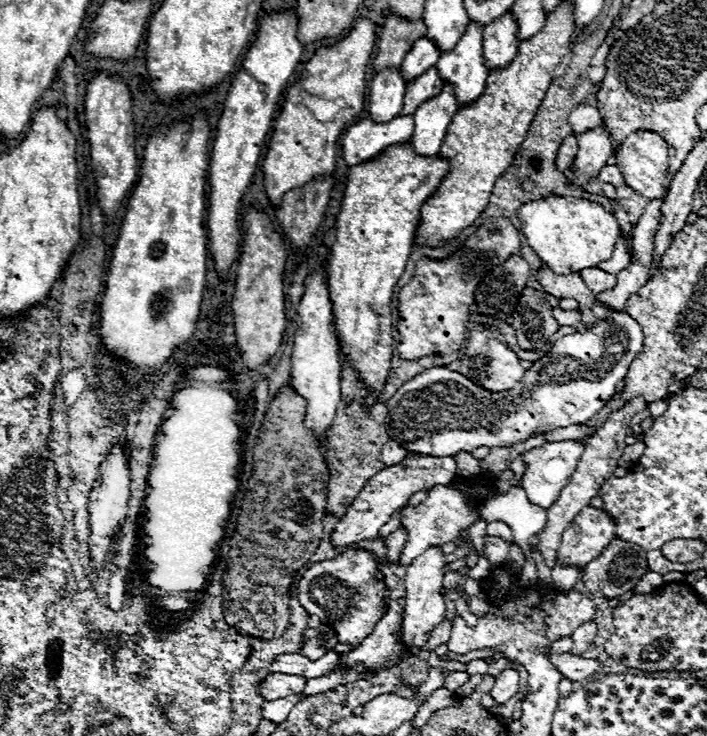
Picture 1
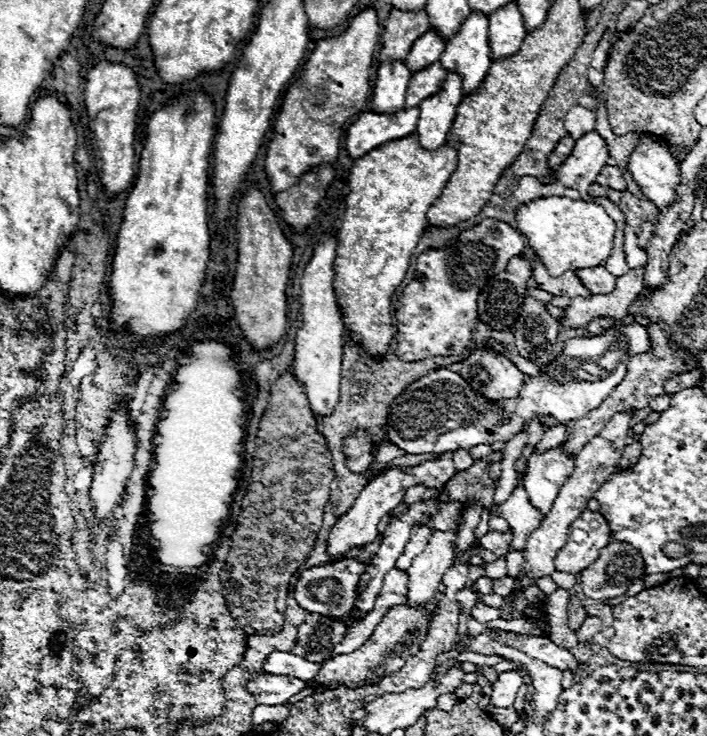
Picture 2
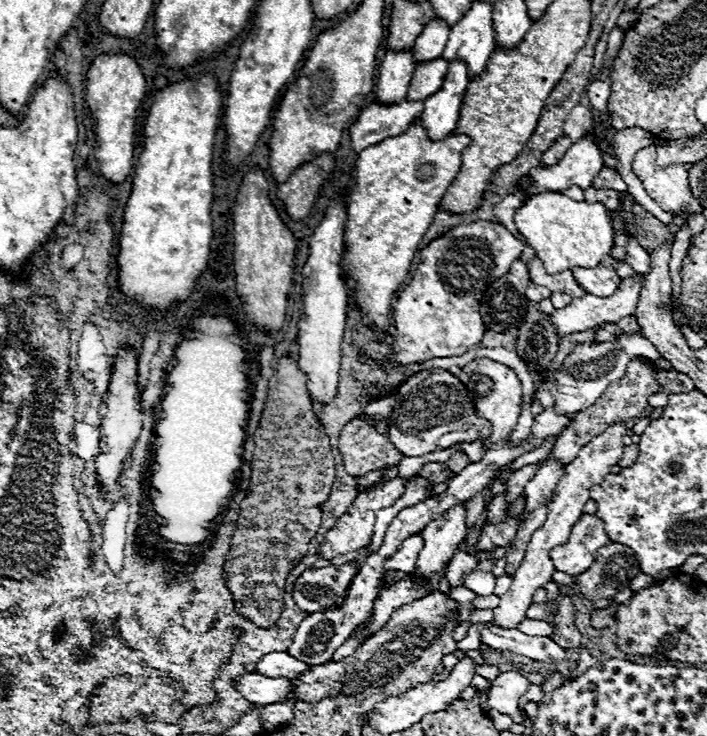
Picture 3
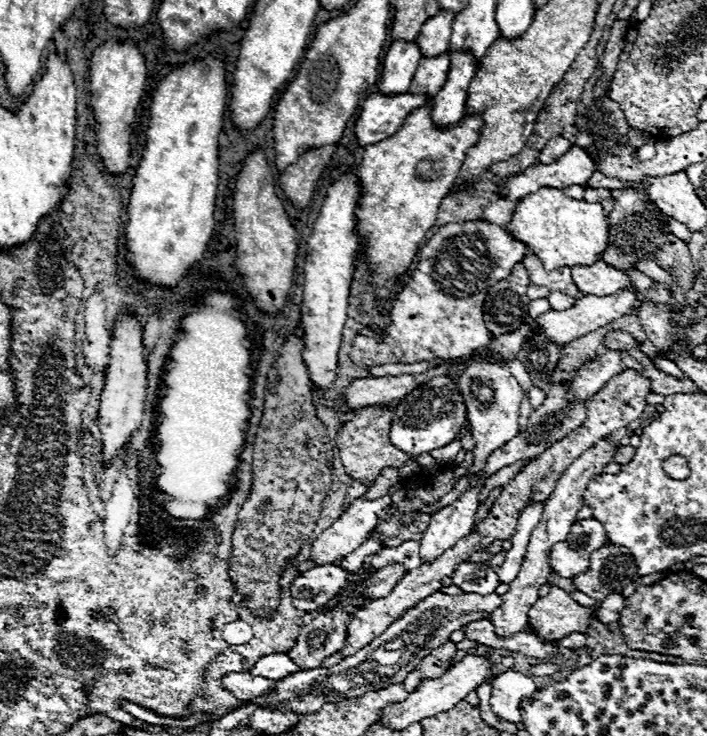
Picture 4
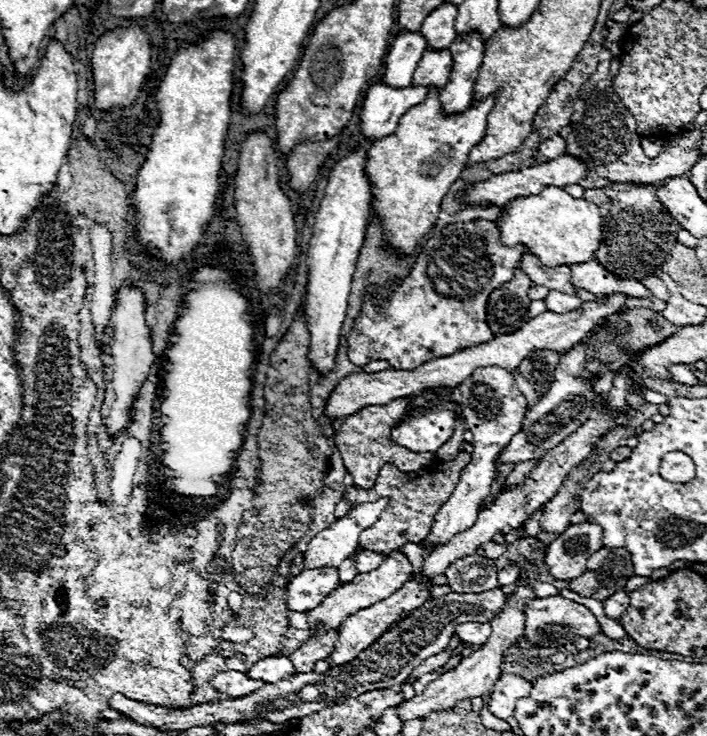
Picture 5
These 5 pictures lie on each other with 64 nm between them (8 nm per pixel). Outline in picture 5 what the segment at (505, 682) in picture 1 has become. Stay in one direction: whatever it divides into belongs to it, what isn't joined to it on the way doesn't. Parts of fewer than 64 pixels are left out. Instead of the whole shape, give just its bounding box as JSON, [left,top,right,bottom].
[488,674,532,720]

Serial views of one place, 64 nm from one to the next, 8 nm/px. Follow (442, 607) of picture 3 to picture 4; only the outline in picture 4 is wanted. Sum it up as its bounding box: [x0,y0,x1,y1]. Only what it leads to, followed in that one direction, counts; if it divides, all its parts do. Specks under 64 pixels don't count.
[252,592,500,714]

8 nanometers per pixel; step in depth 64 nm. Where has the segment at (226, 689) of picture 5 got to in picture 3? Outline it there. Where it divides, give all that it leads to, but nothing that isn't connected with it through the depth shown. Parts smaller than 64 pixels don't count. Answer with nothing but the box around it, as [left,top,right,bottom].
[236,674,296,706]

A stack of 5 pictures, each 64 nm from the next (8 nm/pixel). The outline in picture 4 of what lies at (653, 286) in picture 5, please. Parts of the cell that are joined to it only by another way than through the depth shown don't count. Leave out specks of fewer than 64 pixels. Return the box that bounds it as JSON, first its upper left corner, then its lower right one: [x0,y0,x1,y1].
[624,268,652,290]

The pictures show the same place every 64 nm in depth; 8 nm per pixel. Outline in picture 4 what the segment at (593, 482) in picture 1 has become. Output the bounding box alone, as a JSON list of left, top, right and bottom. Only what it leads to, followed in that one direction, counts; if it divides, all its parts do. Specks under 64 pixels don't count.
[490,436,618,636]

